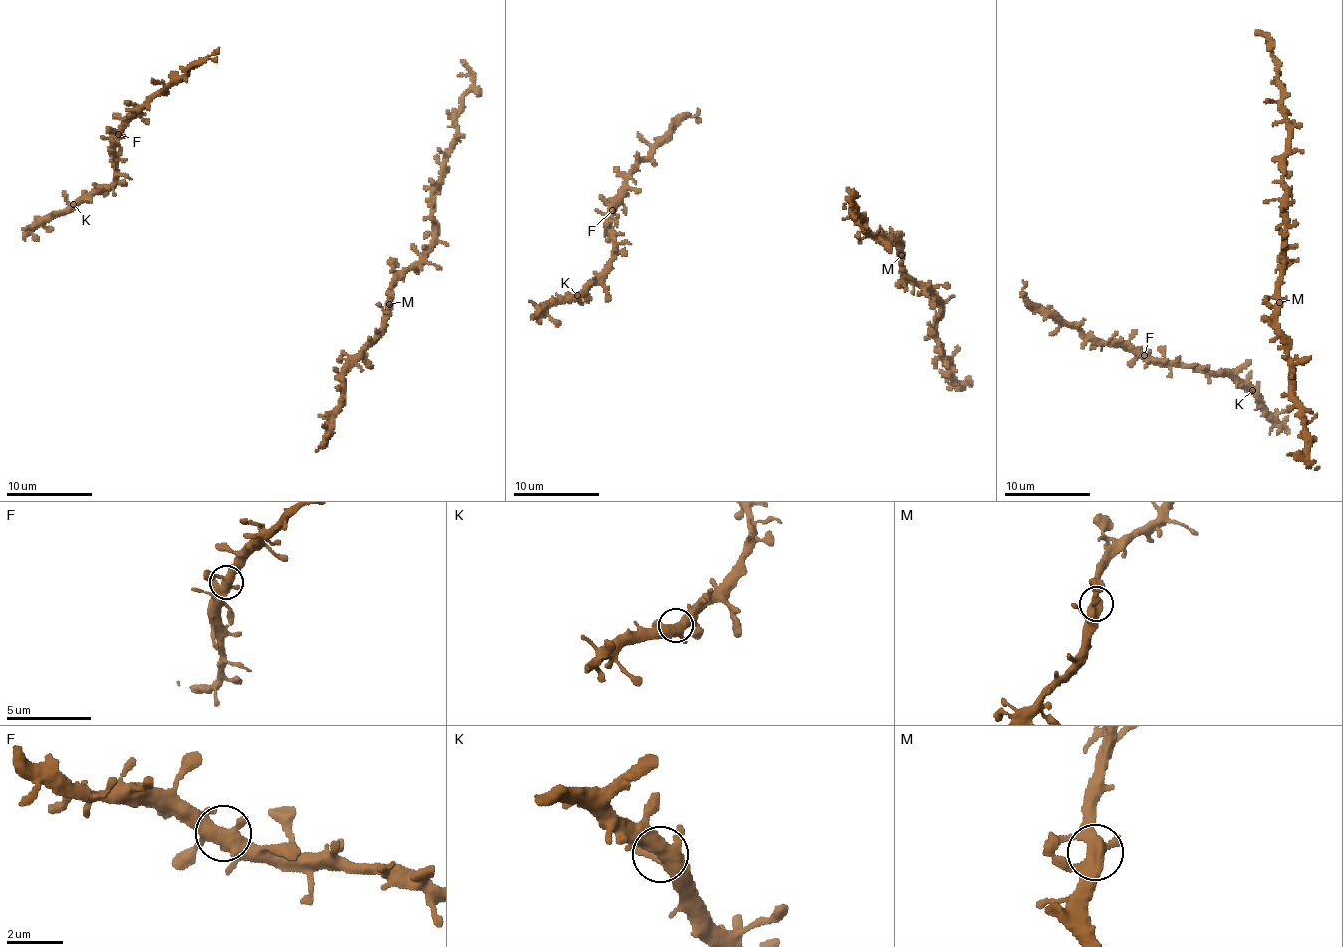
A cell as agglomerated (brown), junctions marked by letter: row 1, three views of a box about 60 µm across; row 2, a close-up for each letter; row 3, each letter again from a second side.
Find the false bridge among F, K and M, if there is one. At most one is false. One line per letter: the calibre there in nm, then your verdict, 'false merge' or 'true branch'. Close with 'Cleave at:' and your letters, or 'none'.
F: 440 nm | true branch
K: 440 nm | true branch
M: 440 nm | true branch
Cleave at: none

